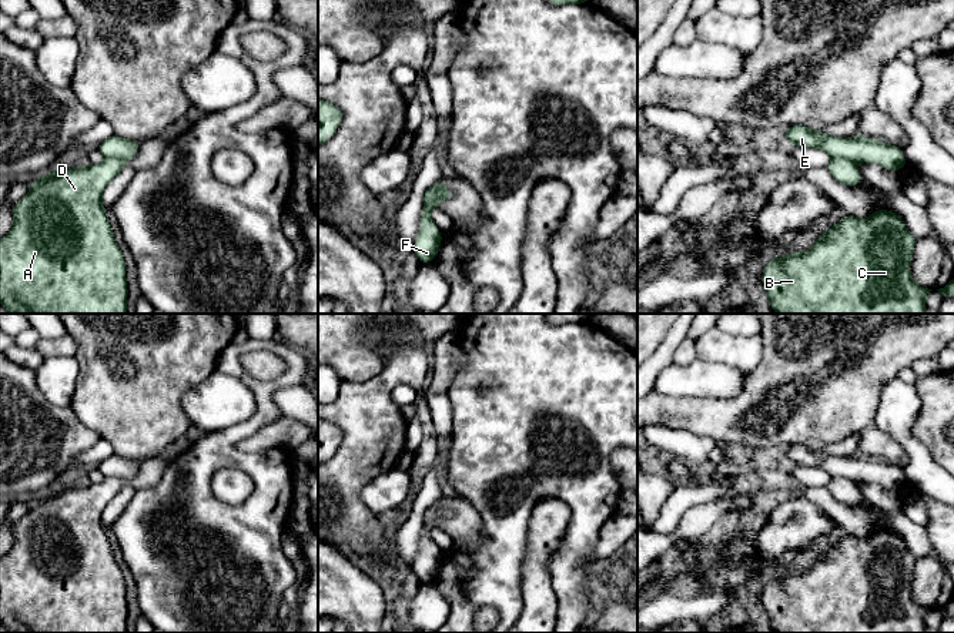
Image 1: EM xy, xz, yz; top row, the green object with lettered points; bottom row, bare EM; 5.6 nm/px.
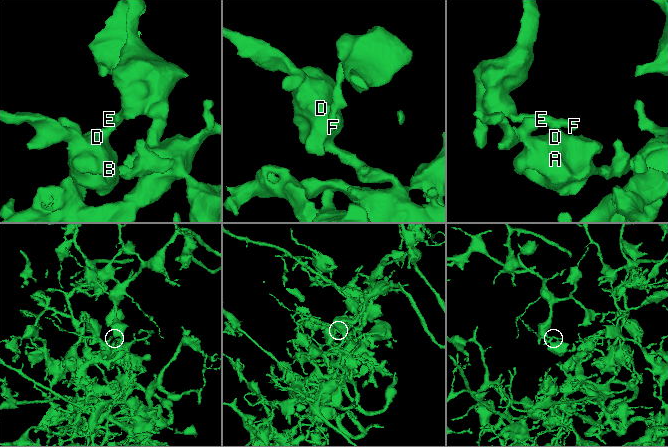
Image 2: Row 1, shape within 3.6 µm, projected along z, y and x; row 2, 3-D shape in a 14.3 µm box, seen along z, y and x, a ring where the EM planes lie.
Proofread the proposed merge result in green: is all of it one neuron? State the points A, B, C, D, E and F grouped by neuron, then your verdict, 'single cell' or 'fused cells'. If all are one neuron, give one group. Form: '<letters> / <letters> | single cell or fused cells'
A B C D / E F | fused cells

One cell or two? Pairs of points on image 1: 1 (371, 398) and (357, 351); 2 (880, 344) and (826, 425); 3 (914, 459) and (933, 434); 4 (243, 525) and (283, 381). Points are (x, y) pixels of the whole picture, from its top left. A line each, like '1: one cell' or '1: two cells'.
1: two cells
2: one cell
3: two cells
4: one cell

